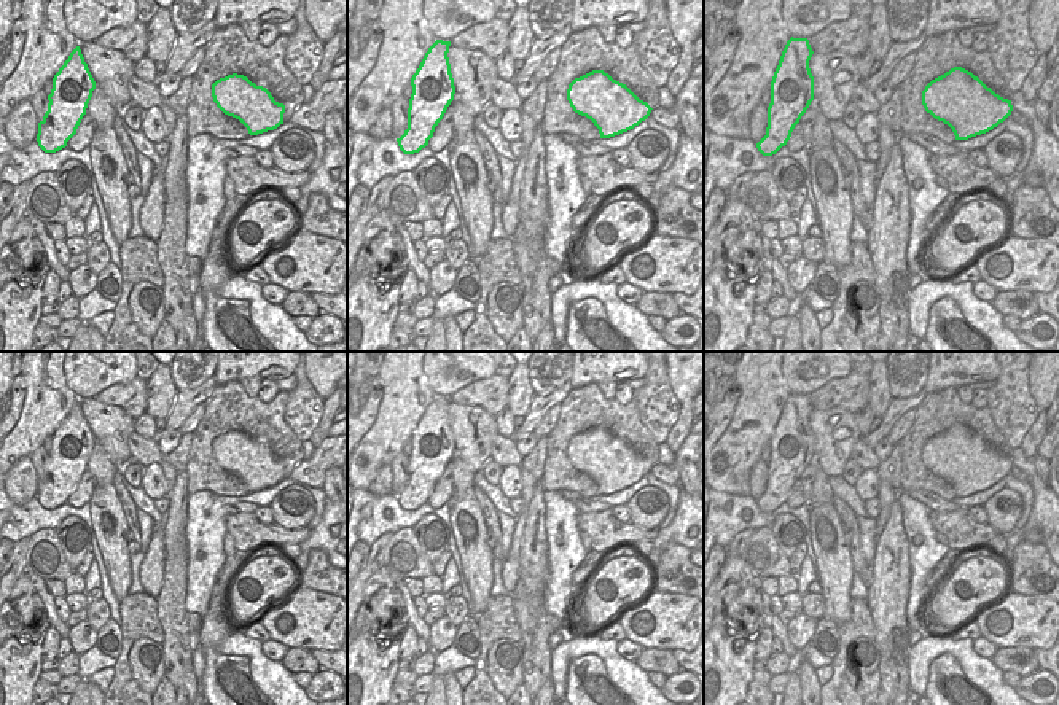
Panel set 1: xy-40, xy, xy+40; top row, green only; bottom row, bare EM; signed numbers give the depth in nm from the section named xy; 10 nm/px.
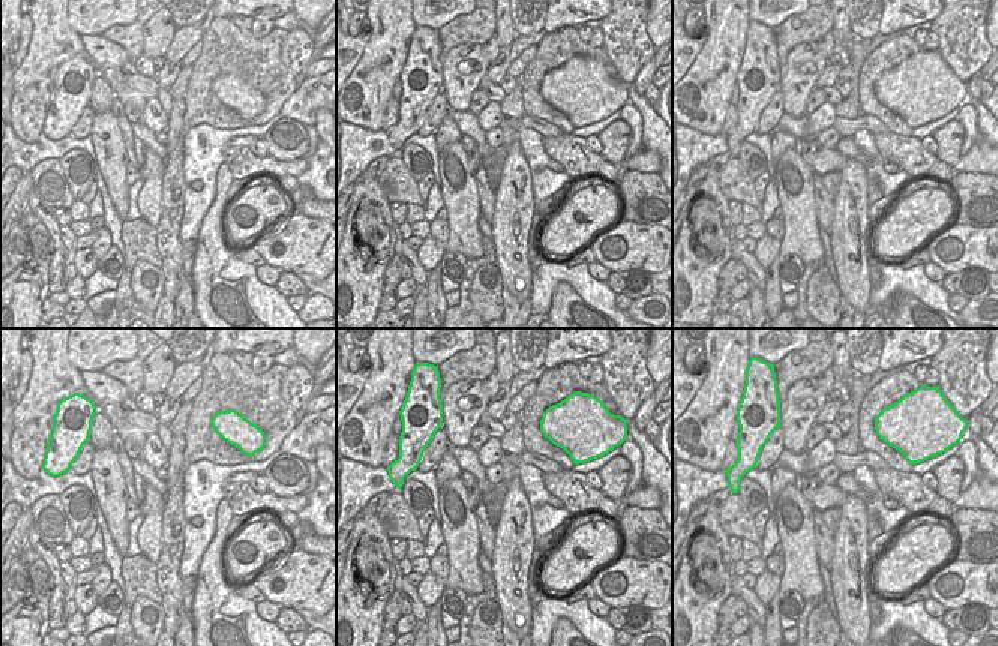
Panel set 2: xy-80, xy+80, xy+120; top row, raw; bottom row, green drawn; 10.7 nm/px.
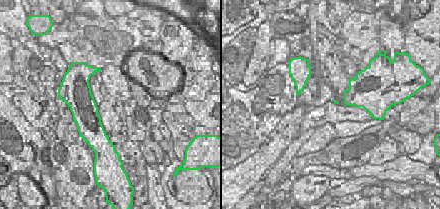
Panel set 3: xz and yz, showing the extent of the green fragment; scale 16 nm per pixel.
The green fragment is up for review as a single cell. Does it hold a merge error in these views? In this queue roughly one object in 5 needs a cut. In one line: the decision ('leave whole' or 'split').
leave whole

